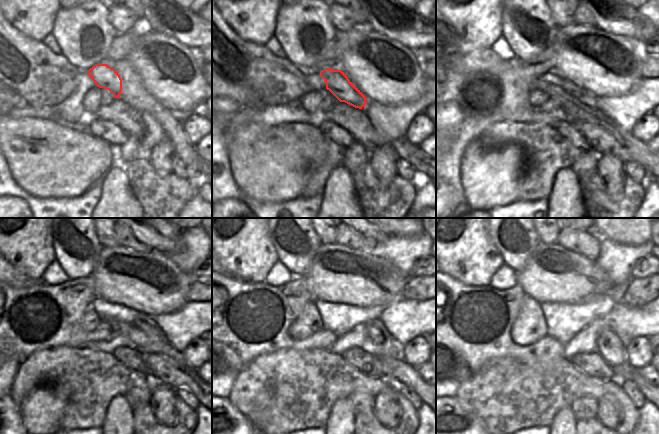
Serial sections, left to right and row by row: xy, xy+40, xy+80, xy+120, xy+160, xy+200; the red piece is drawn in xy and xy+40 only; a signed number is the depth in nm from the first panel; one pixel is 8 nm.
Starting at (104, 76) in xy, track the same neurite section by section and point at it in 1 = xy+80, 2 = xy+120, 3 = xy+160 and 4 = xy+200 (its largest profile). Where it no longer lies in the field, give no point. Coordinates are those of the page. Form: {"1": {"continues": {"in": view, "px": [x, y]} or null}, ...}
{"1": {"continues": {"in": "xy+80", "px": [589, 100]}}, "2": {"continues": {"in": "xy+120", "px": [149, 326]}}, "3": {"continues": {"in": "xy+160", "px": [383, 344]}}, "4": {"continues": {"in": "xy+200", "px": [608, 345]}}}

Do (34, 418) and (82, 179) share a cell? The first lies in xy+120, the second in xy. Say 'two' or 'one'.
one

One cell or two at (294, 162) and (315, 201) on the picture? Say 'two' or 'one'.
two

